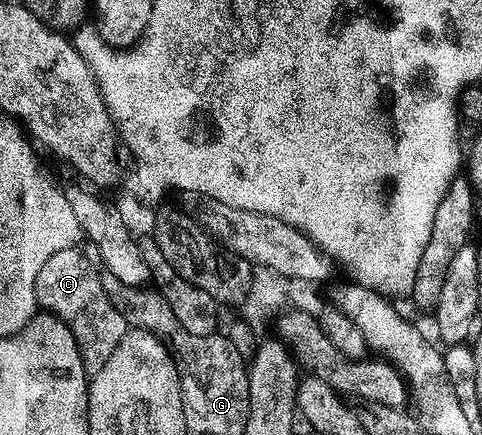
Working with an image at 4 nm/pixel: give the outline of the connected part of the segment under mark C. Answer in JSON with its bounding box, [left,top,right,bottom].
[35,248,127,378]

